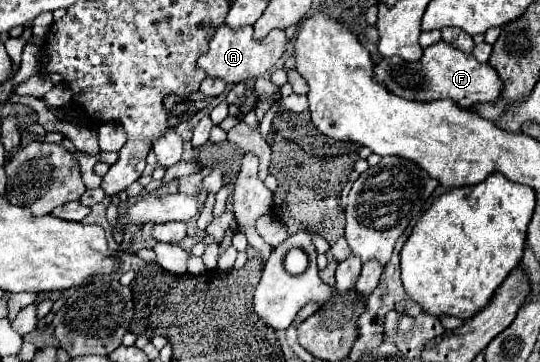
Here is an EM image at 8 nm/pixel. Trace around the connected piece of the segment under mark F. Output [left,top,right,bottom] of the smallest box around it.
[374,42,504,108]

